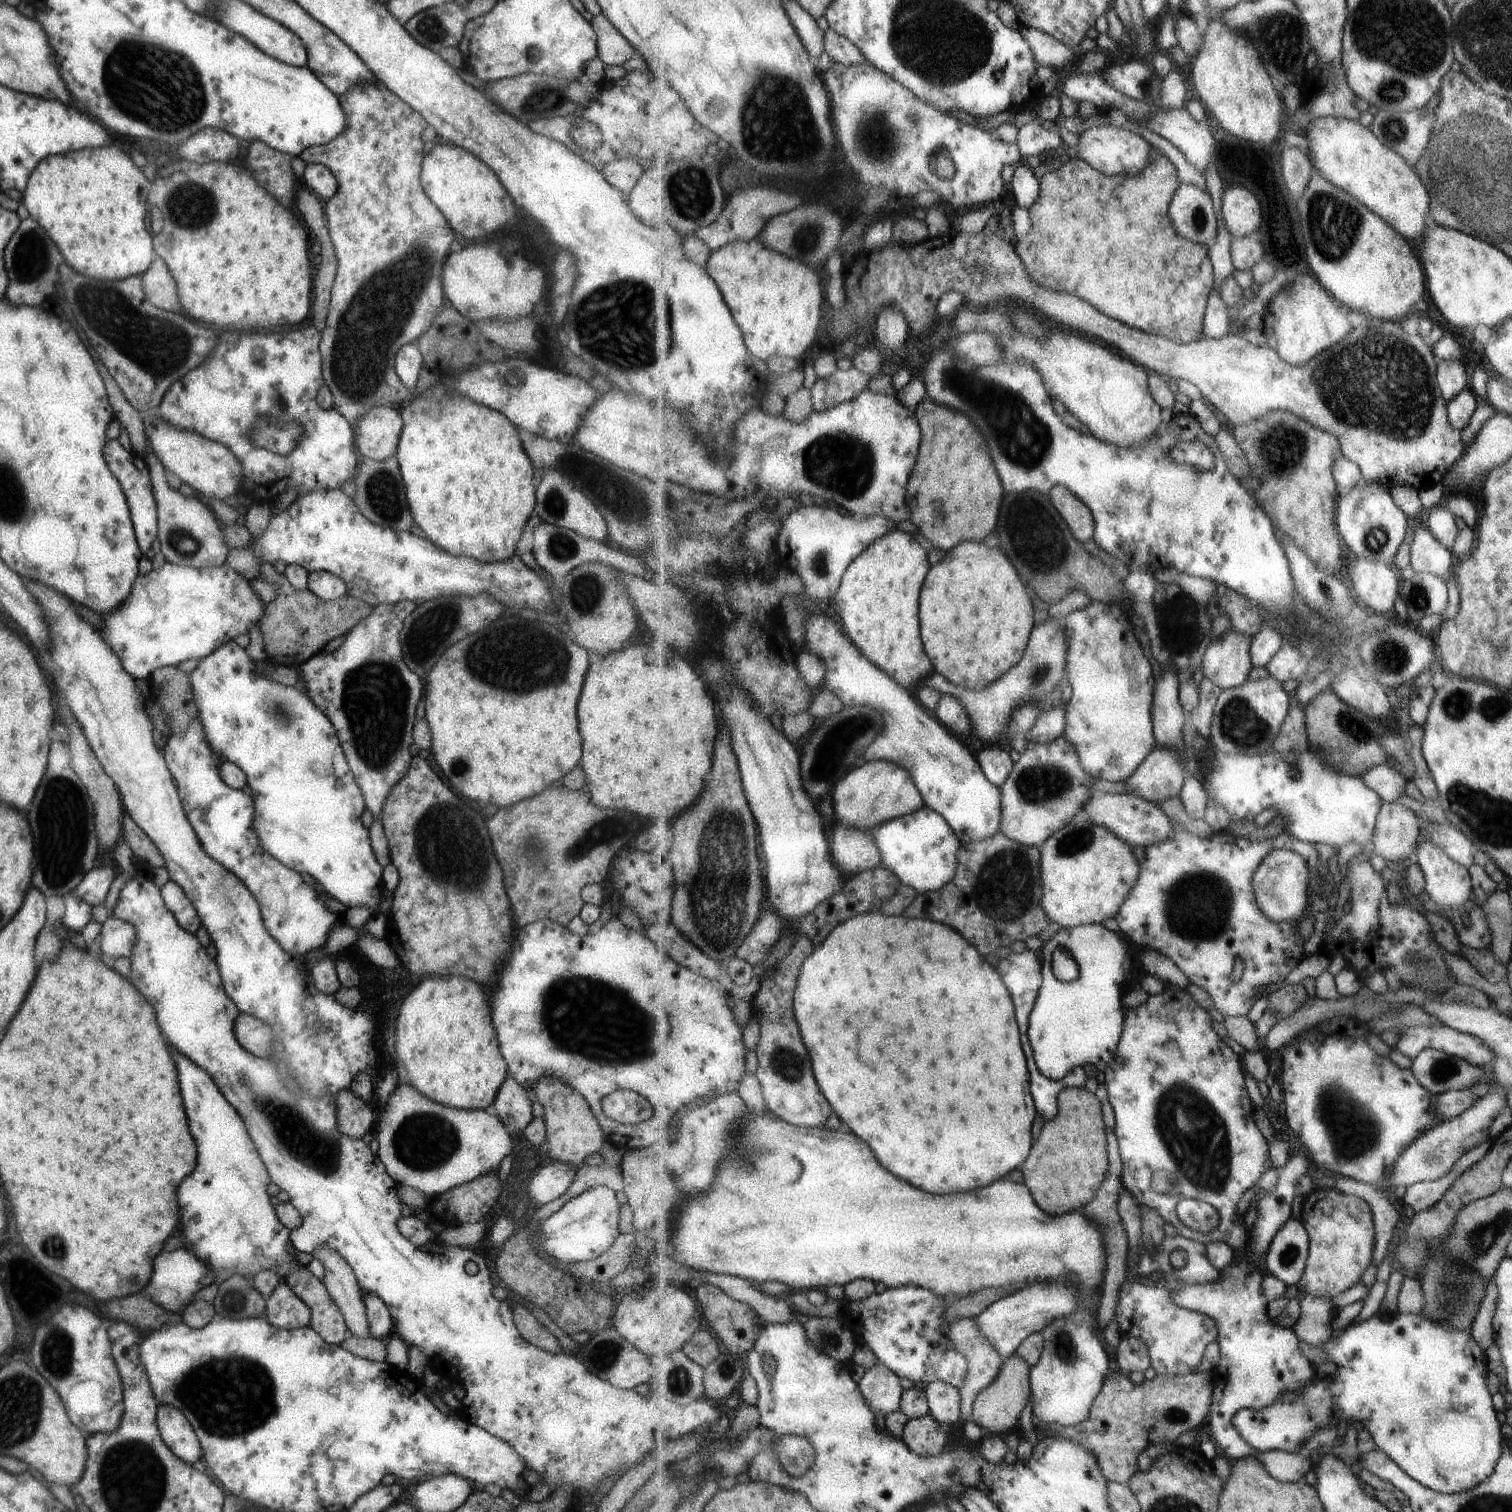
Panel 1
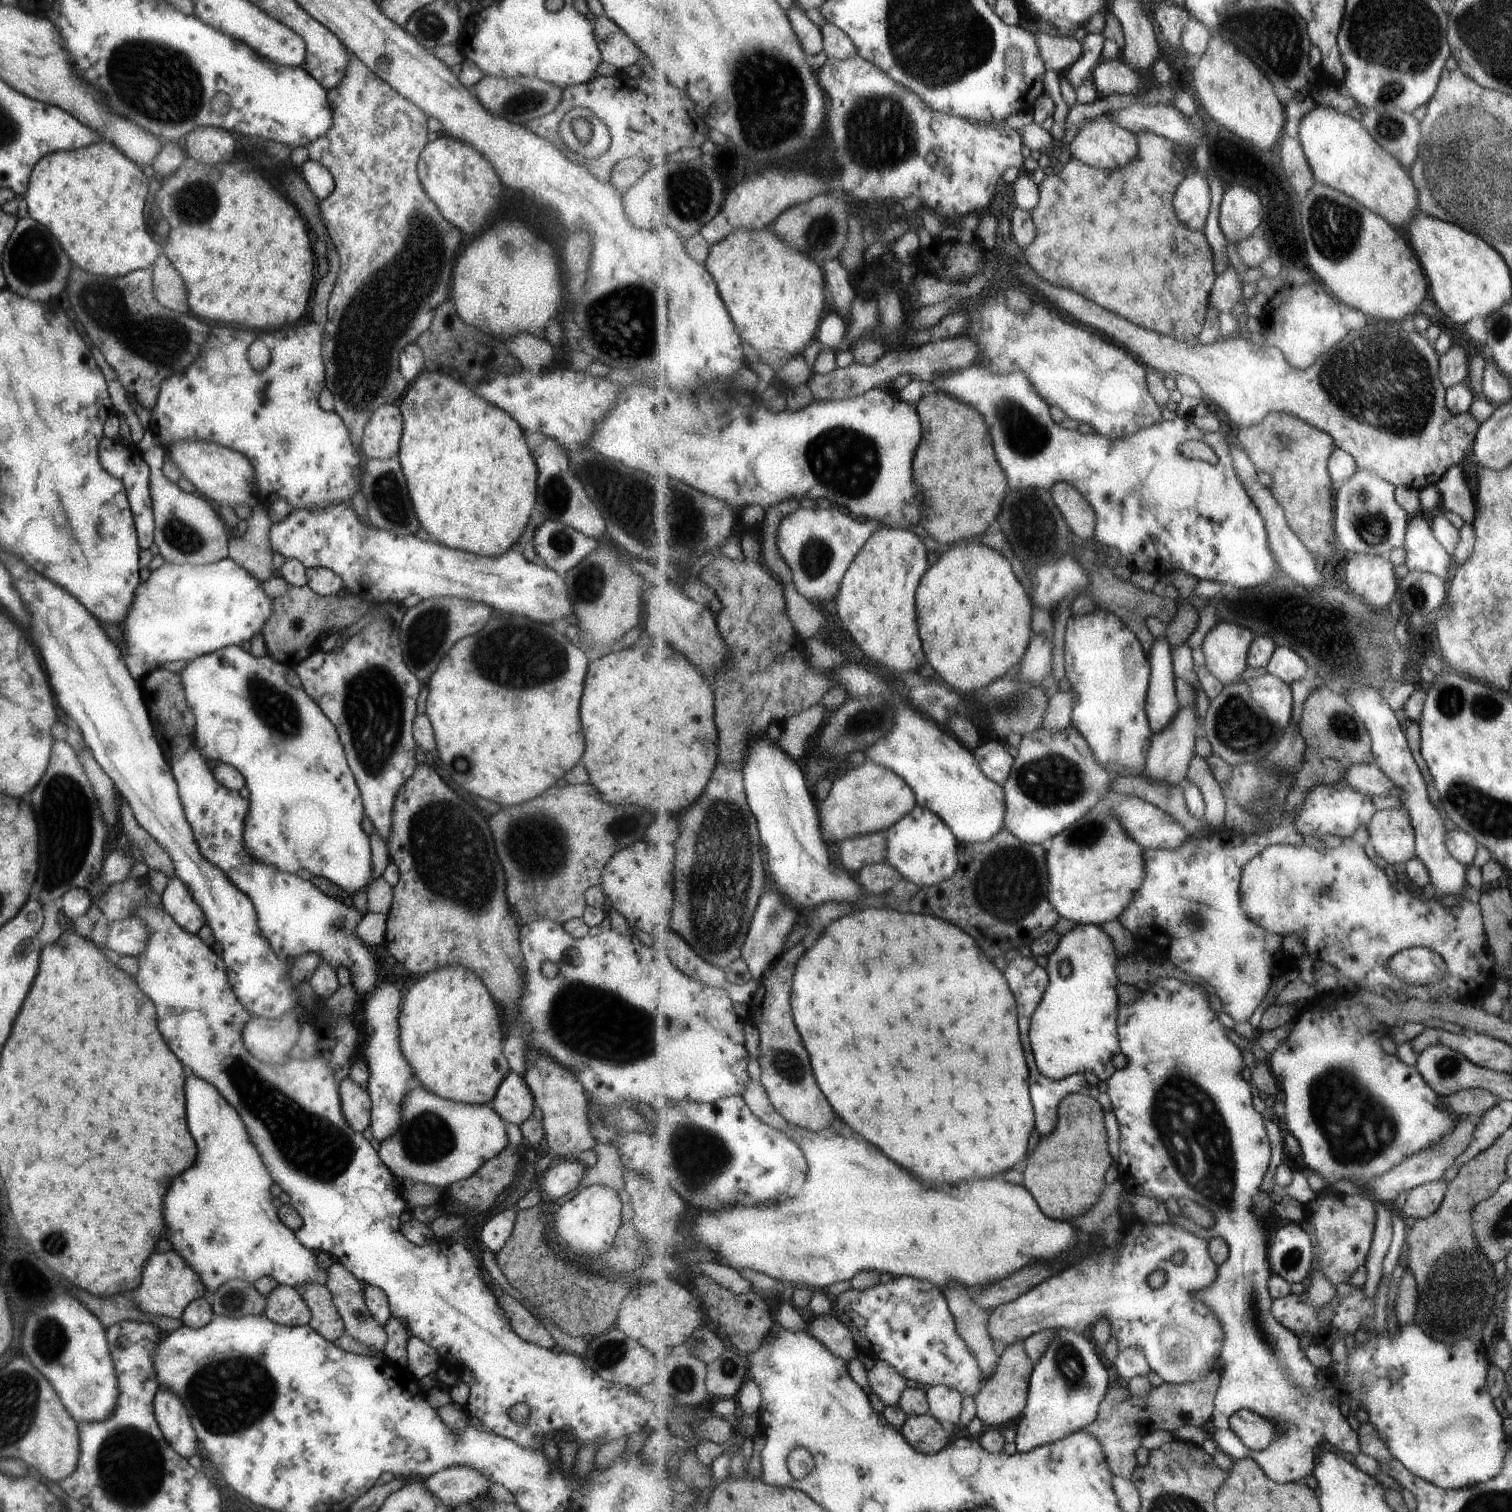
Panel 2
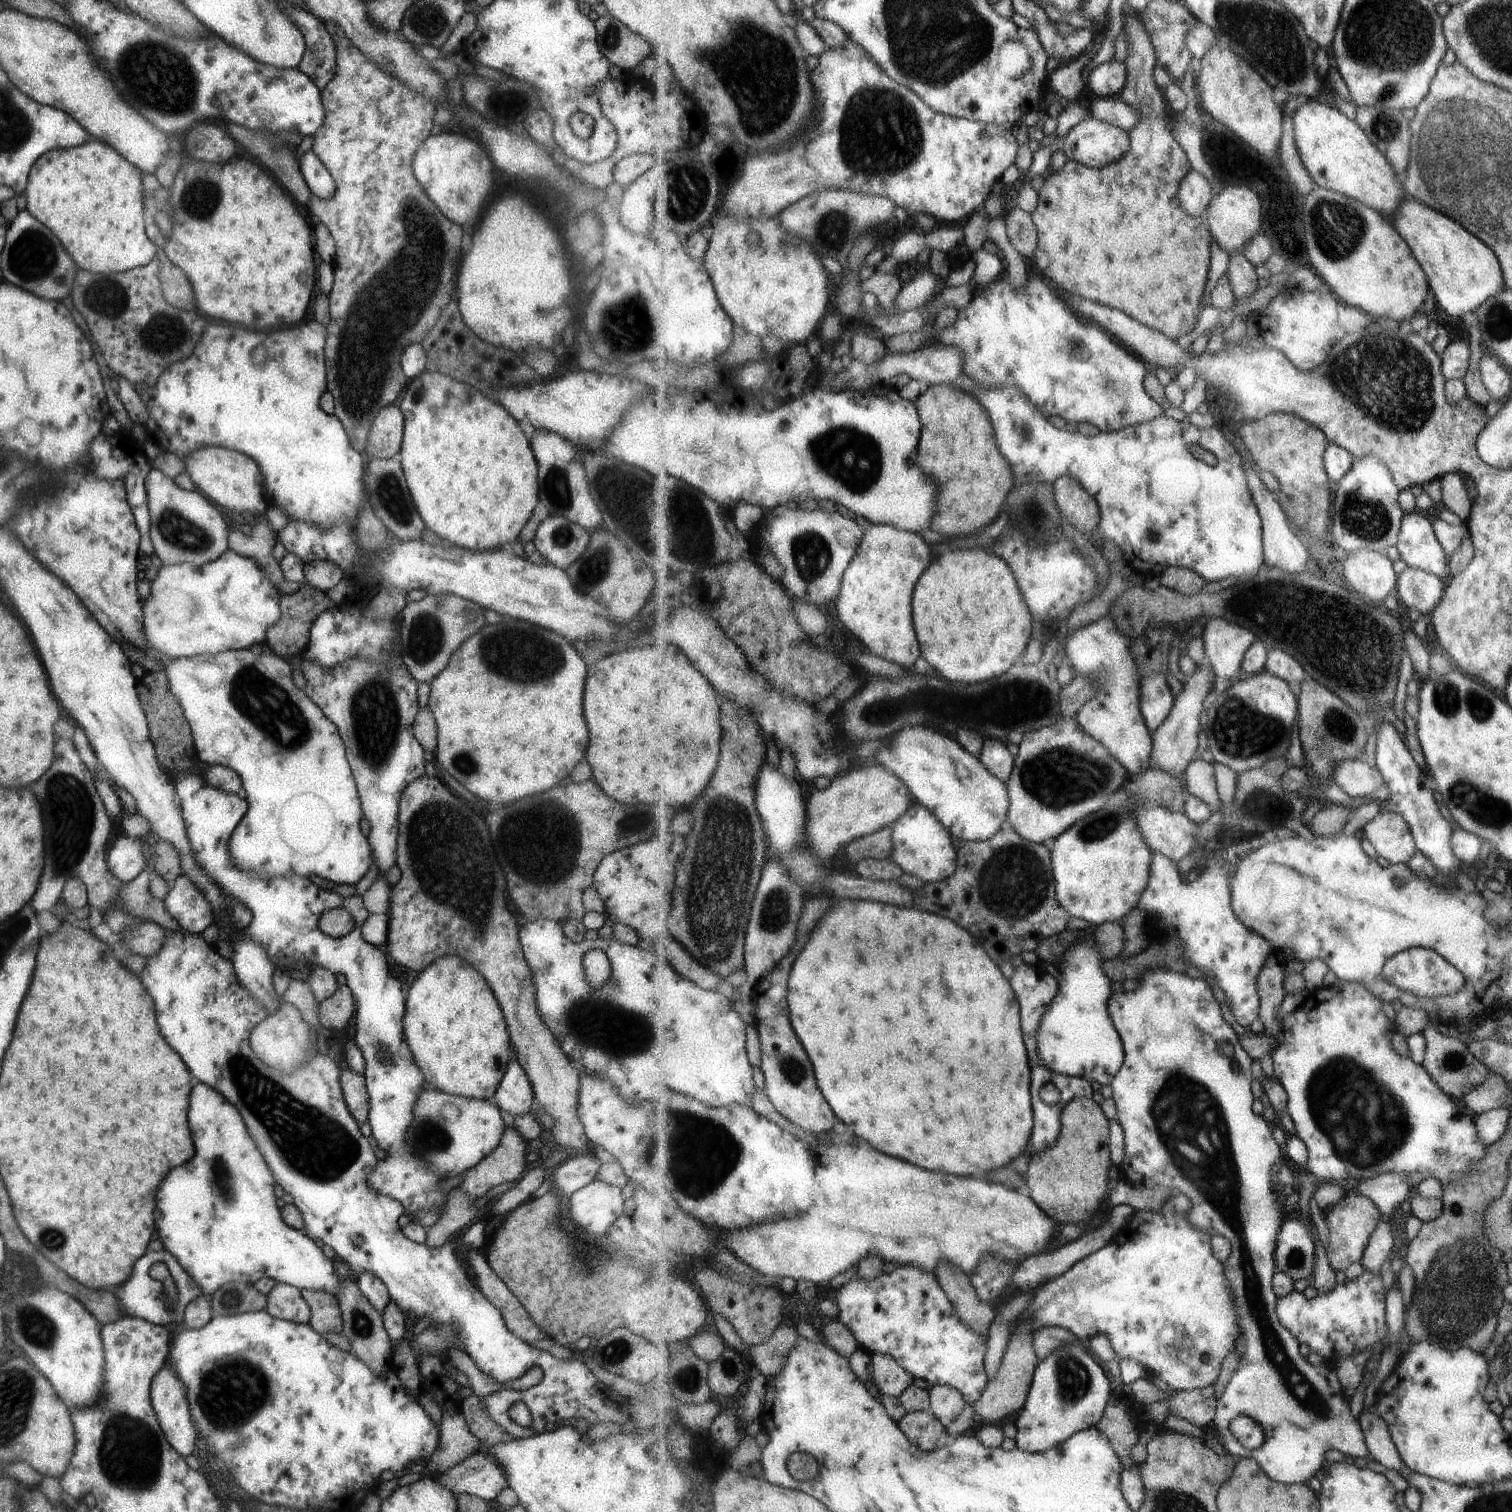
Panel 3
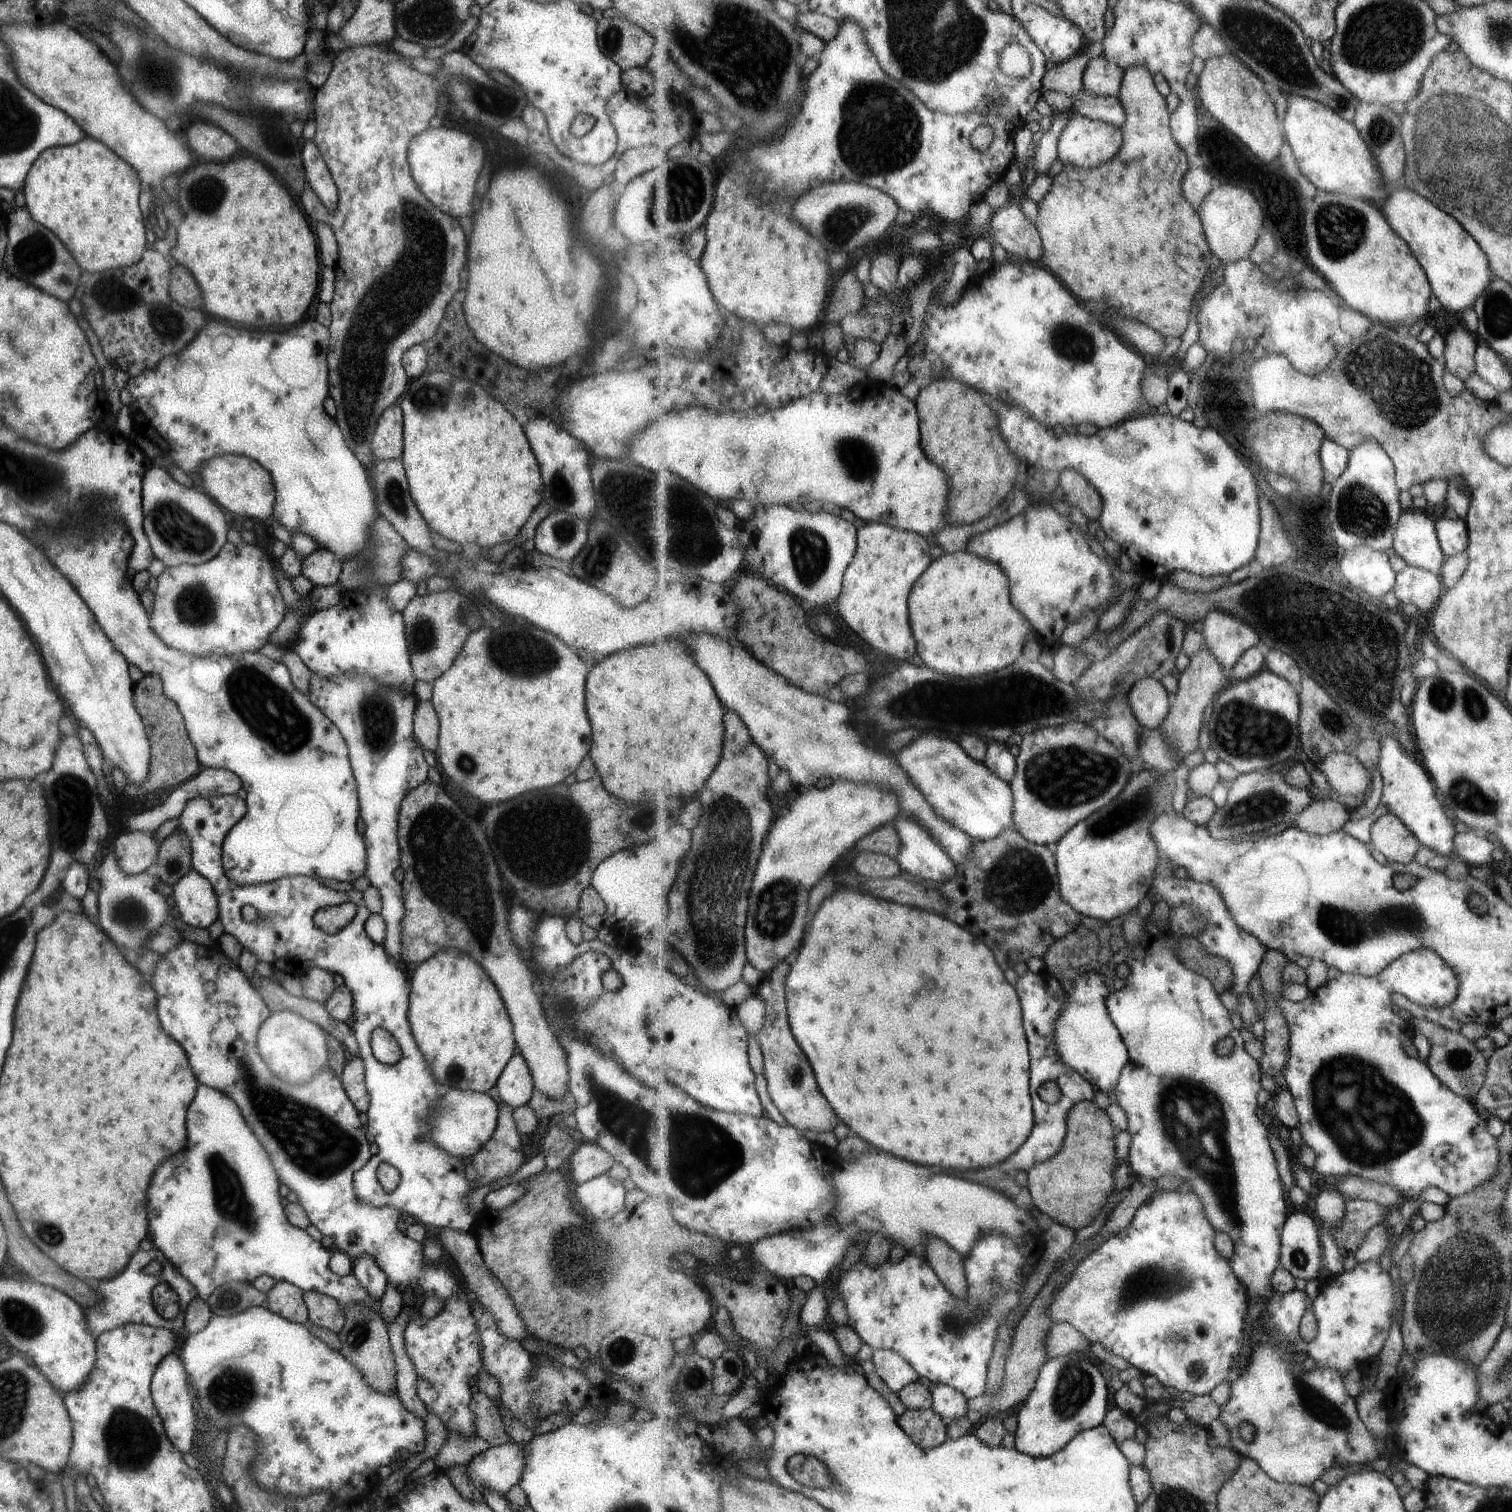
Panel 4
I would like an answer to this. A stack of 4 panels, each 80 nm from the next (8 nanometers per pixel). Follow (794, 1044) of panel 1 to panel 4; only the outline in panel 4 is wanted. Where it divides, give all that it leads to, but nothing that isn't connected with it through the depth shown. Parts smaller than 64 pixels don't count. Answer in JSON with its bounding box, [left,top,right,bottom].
[755,962,839,1132]

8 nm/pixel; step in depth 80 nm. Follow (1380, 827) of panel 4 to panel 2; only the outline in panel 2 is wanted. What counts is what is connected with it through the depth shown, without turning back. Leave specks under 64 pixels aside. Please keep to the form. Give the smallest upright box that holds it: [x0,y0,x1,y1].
[1368,806,1417,865]

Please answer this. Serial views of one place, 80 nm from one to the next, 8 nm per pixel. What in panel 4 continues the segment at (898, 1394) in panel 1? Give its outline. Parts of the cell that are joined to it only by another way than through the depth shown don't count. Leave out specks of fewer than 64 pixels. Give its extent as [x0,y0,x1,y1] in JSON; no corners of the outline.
[872,1349,921,1394]

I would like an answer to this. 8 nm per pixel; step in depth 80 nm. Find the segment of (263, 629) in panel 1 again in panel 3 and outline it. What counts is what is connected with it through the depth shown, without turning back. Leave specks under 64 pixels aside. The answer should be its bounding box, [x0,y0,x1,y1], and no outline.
[264,584,336,660]

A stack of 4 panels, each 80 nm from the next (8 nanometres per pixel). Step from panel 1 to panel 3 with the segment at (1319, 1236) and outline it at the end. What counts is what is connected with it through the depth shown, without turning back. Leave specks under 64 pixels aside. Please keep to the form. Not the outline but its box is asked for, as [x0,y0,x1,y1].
[1323,1191,1383,1273]

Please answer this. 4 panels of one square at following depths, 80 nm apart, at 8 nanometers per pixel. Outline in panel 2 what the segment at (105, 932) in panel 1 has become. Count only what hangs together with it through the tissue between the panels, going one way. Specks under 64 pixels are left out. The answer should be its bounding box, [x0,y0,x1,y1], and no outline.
[105,917,148,957]

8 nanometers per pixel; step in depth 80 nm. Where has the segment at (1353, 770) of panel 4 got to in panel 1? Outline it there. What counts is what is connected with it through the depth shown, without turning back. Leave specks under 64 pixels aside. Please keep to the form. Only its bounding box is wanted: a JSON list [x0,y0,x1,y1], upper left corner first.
[1362,765,1412,803]

